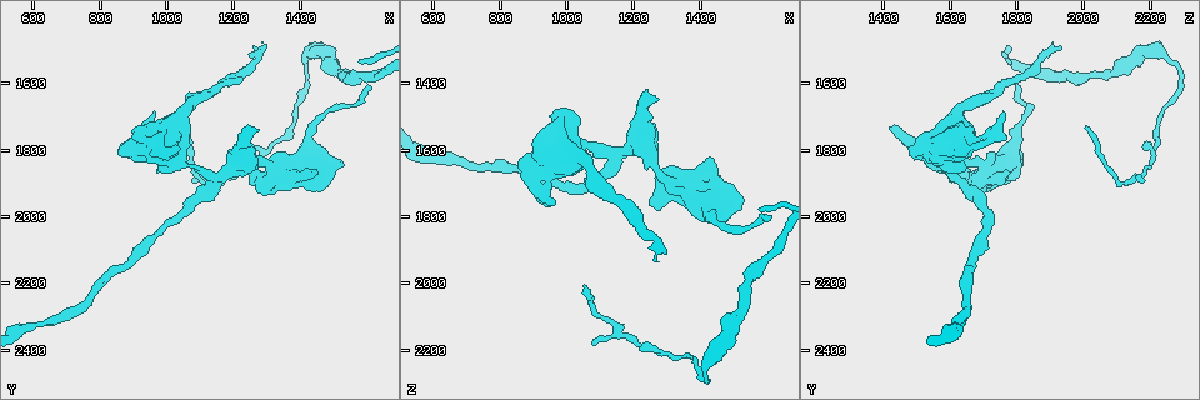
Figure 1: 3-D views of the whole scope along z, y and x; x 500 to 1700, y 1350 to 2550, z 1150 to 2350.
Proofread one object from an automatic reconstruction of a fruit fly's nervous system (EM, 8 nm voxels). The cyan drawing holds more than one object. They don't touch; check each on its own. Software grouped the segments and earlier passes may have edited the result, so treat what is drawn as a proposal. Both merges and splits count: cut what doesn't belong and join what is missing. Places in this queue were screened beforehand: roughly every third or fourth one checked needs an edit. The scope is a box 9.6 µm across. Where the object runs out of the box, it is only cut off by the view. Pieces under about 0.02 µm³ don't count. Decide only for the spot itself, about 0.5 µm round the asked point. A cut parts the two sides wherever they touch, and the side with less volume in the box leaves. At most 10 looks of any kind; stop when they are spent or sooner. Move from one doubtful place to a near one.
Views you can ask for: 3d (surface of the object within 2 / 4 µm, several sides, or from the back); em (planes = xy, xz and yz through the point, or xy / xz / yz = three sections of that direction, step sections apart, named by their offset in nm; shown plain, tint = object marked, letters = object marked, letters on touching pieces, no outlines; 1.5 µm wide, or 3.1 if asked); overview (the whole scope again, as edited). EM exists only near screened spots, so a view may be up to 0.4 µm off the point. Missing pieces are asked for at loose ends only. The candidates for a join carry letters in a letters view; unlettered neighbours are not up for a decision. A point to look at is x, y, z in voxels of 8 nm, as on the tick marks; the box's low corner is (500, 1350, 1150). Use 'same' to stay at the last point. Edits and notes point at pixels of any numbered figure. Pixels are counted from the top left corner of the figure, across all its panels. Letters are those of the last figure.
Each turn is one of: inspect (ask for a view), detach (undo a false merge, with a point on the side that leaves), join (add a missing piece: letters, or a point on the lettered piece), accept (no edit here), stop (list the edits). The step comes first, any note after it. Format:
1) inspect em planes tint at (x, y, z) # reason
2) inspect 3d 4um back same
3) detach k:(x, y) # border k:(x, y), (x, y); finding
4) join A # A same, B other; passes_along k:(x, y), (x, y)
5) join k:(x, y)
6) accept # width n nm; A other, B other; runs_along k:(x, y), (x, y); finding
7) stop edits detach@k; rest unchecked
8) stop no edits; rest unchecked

inspect em planes tint at (1310, 1850, 1700)

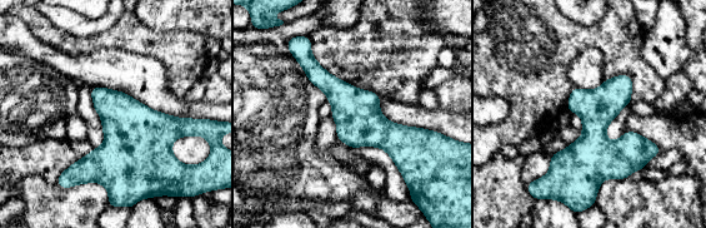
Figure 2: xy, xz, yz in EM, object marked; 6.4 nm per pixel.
inspect em planes letters same

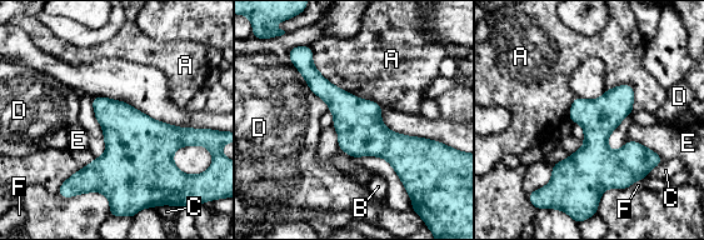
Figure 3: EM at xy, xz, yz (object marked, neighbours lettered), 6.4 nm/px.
accept # A other, B other, C other, D other, E other, F other; border 3:(309, 46), (328, 80), (380, 105); all the same neuron

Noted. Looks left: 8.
inspect 3d 4um at (960, 1680, 1760) # an open end

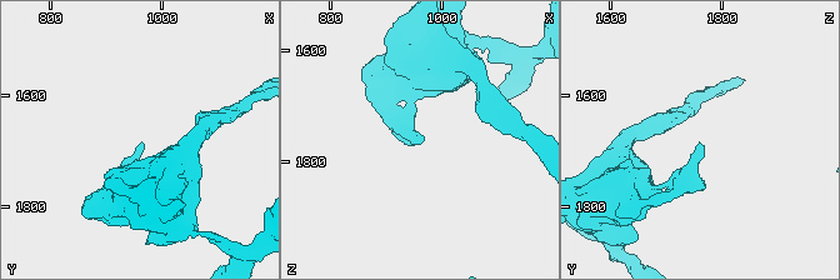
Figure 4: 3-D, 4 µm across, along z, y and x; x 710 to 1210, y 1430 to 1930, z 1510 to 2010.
inspect em yz step 8 tint at (965, 1690, 1760)

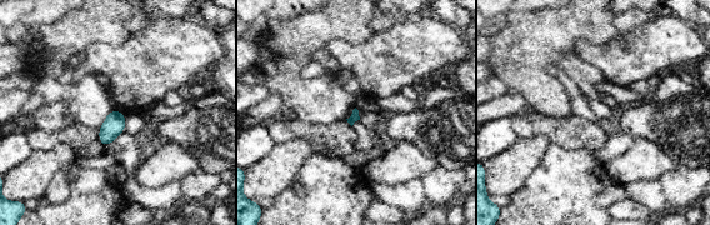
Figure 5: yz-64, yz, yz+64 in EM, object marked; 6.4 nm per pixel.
inspect em planes letters same # another direction

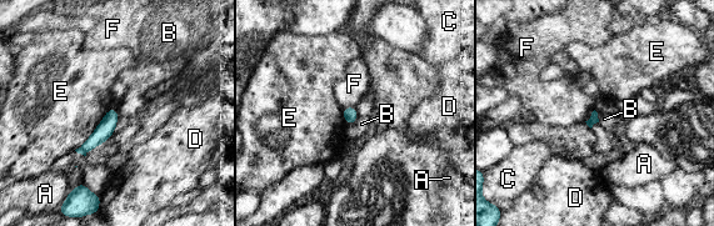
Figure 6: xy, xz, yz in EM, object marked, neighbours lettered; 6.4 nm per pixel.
accept # A other, B other, C other, D other, E other, F other; border 6:(358, 117), (348, 125); no lettered piece goes on from it

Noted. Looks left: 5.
inspect em planes letters at (1240, 1740, 1420) # branch stops here

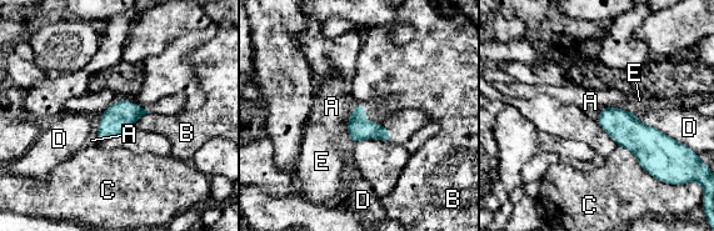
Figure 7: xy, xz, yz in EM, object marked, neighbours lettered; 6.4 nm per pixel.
accept # width 150 nm; A other, B other, C other, D other, E other; border 7:(149, 113), (140, 116), (133, 126); none of them fits

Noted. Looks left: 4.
inspect em xy step 4 letters at (1520, 1570, 2090)

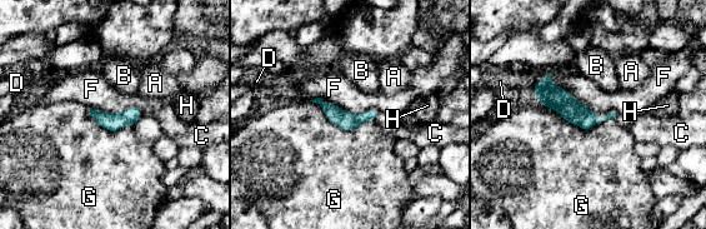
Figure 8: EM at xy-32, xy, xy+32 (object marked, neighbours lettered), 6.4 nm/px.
accept # A other, B other, C other, D other, F other, G other, H other; border 8:(551, 75), (592, 113), (617, 113); all the same neuron

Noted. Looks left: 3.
stop no edits; rest unchecked

